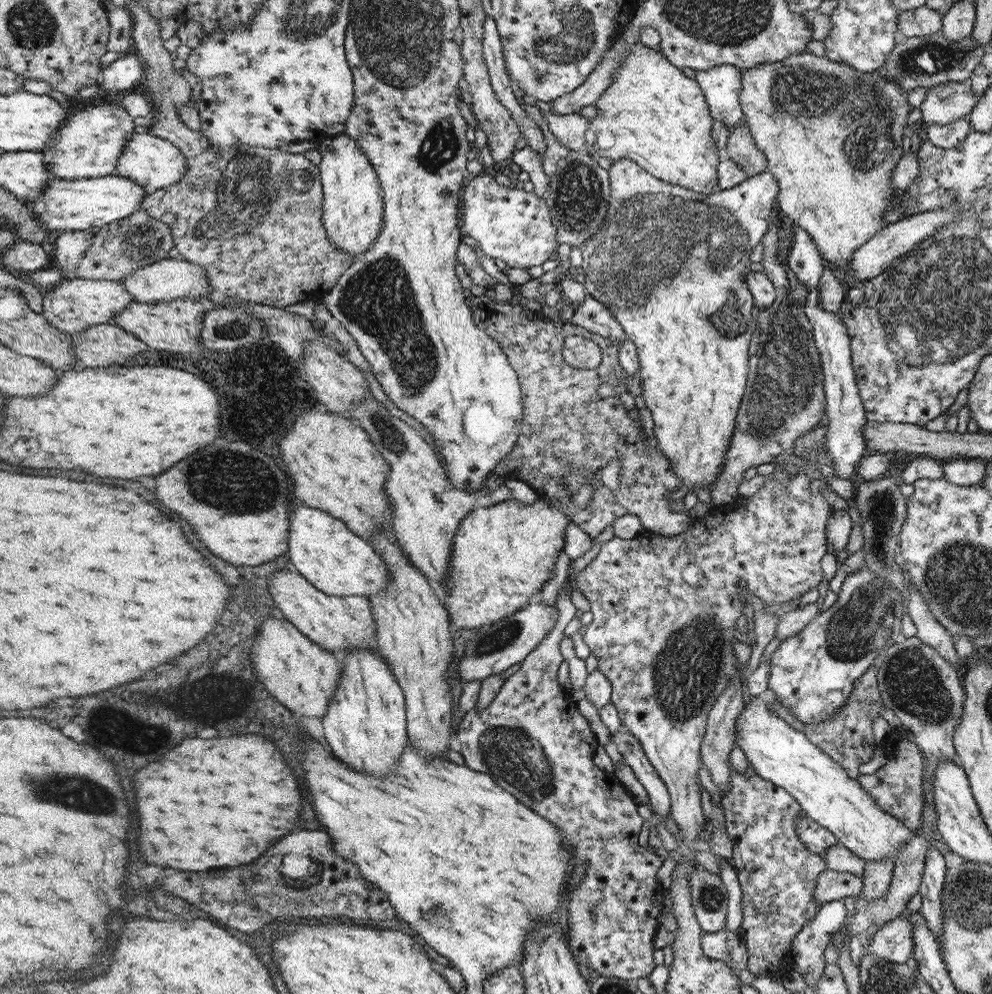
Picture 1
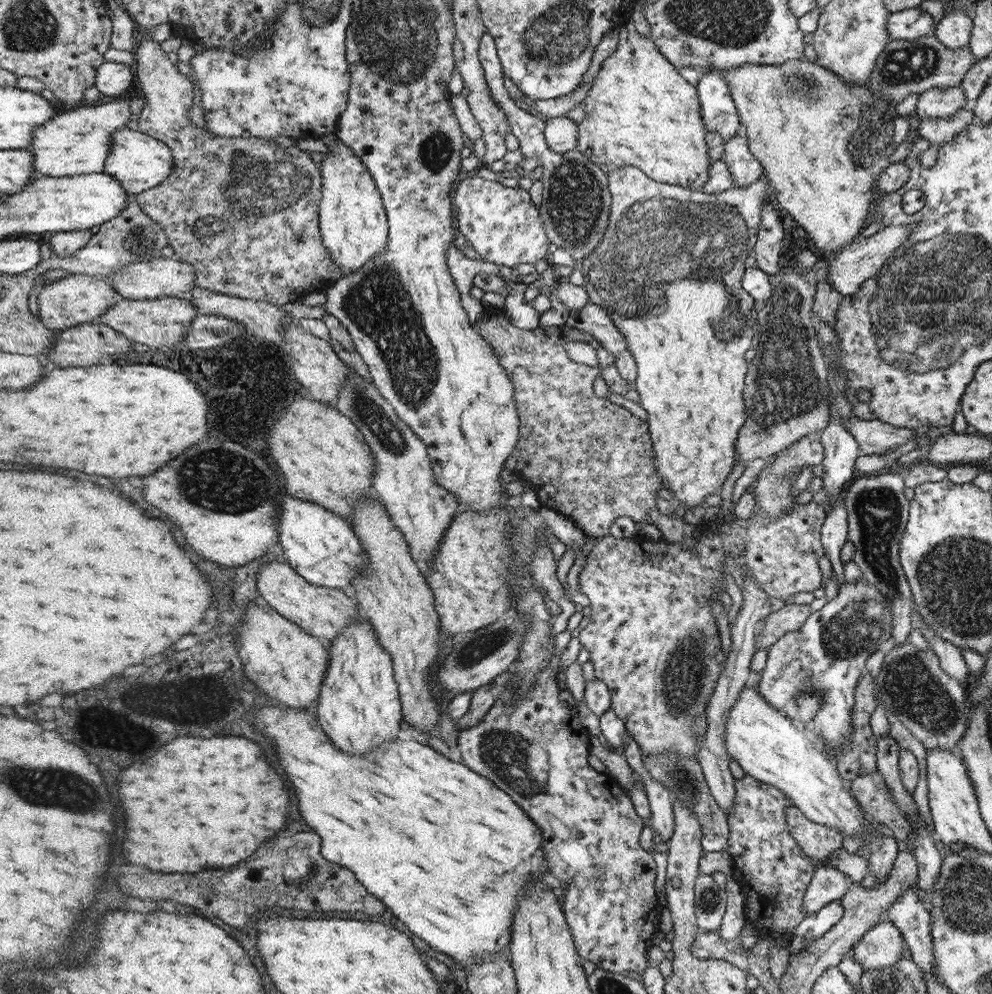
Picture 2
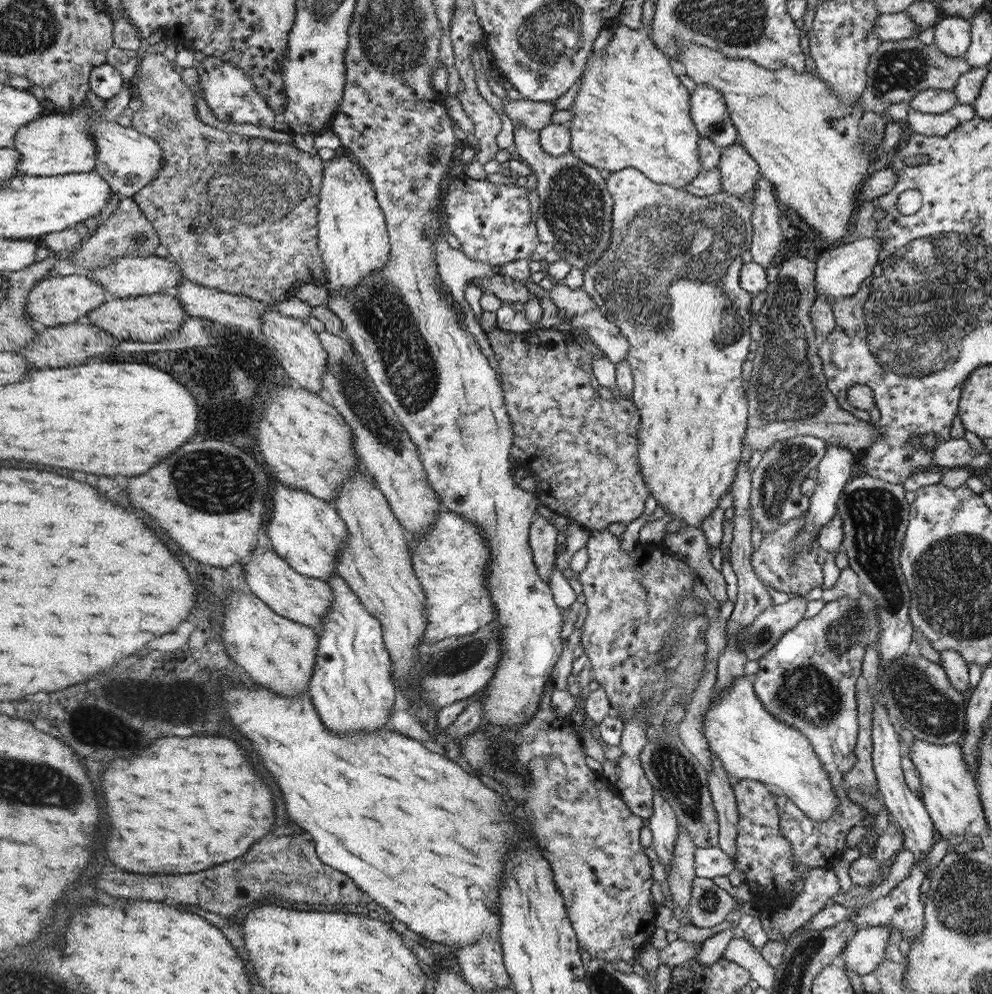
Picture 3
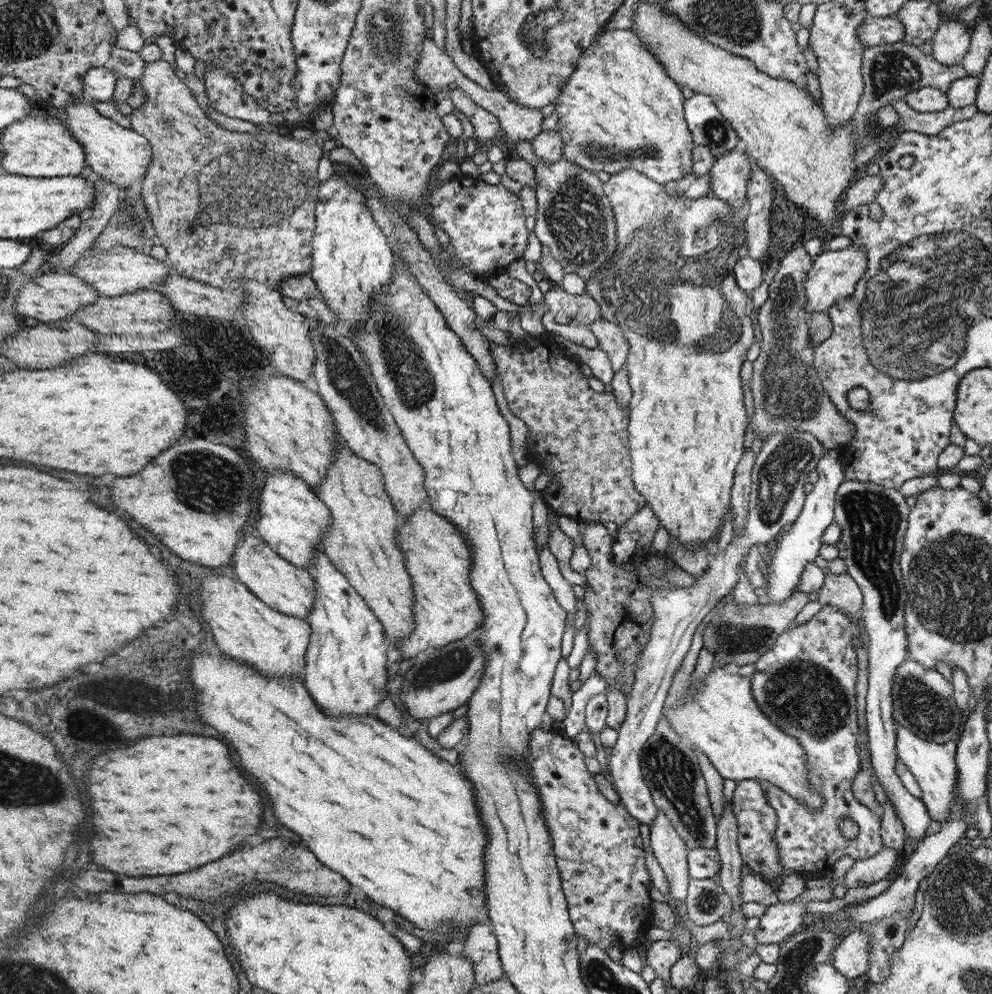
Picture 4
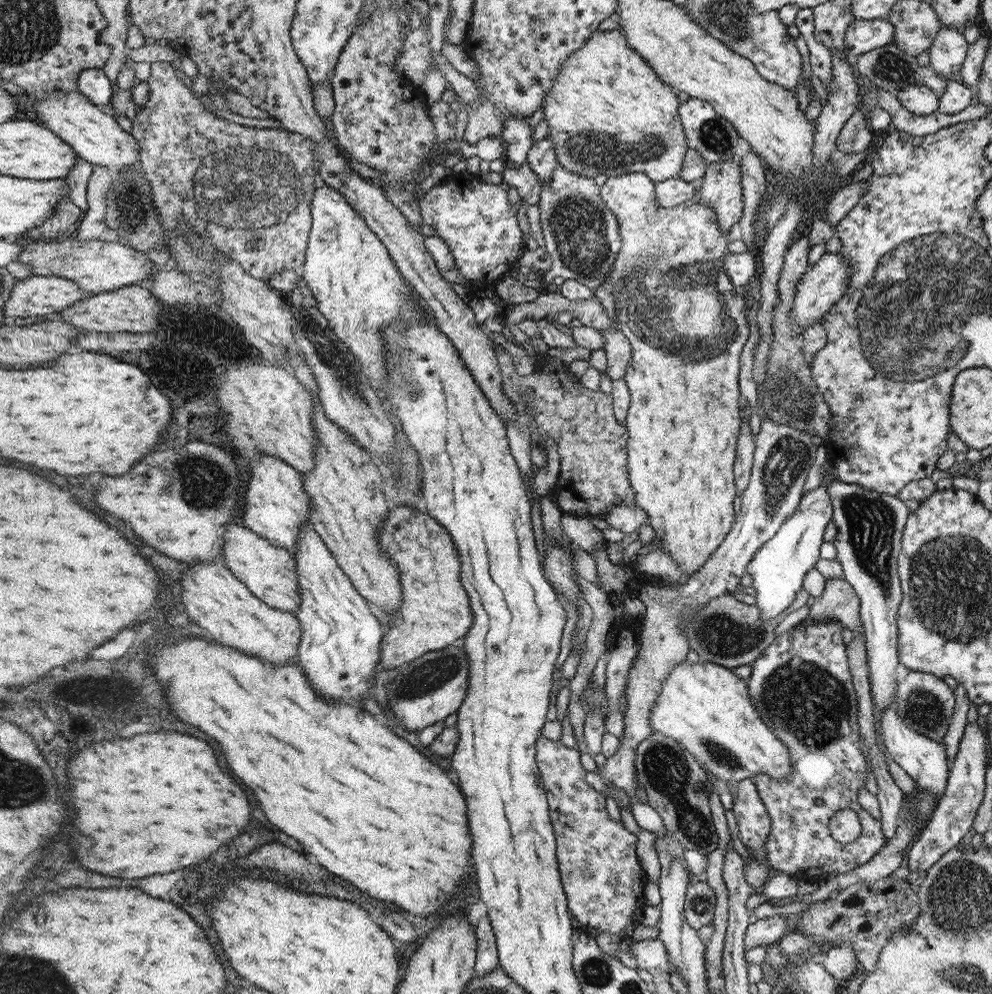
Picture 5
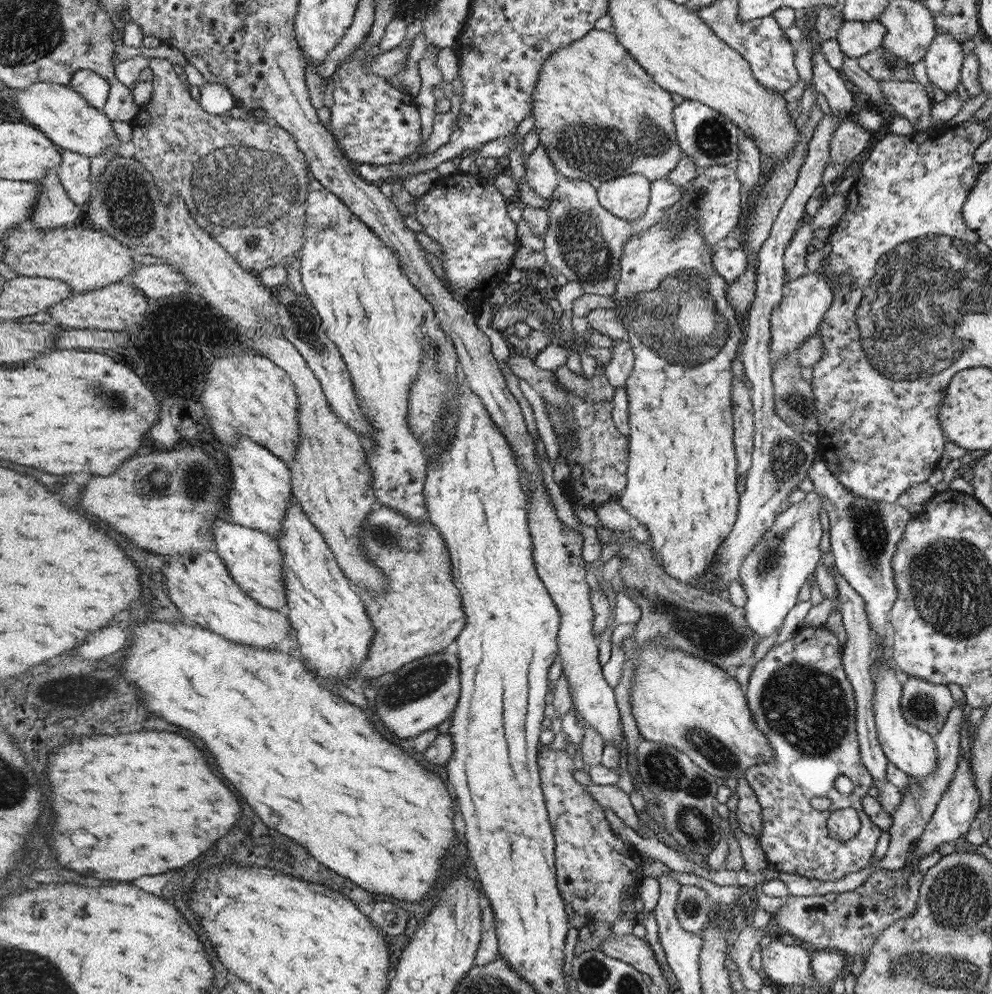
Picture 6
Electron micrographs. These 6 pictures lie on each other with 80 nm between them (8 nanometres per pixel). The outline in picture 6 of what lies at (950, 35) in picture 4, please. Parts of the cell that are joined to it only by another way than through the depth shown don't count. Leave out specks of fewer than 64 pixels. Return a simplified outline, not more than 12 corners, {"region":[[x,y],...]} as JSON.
{"region":[[937,34],[924,55],[928,78],[960,88],[963,43]]}

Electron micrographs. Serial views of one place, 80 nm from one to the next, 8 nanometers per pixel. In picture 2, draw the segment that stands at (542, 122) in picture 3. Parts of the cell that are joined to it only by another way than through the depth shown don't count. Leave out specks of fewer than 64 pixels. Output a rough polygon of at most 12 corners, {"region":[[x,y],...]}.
{"region":[[593,82],[564,97],[536,101],[530,114],[544,122],[566,115],[589,96]]}

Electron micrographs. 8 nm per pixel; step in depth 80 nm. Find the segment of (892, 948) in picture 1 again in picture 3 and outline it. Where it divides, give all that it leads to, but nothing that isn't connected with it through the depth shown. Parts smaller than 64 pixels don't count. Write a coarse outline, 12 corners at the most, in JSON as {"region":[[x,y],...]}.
{"region":[[860,928],[841,954],[844,970],[873,973],[885,959],[890,928]]}

